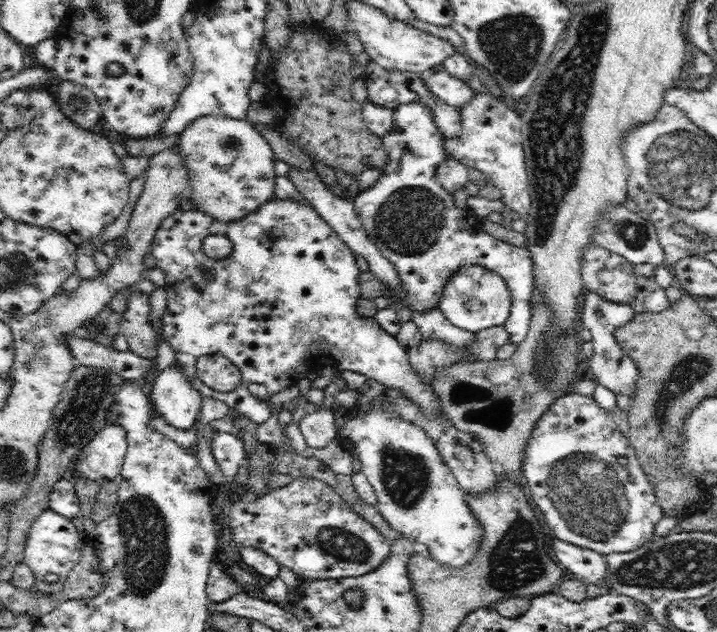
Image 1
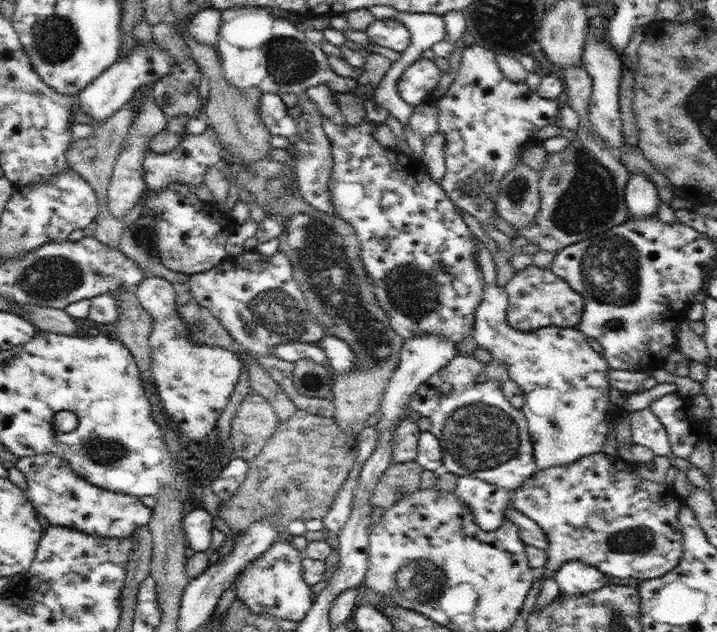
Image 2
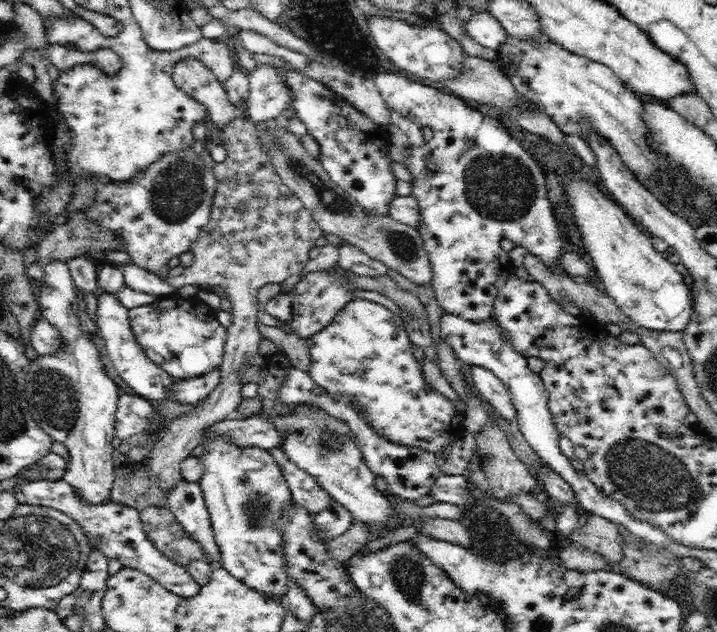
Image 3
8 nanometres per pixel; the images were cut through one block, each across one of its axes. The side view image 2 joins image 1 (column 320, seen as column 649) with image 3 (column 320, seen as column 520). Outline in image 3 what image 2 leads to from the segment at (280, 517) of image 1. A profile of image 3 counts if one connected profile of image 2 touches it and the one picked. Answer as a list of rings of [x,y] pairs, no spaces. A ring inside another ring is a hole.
[[[280,447],[268,451],[272,453],[272,457],[276,459],[281,468],[285,482],[290,487],[293,502],[306,508],[312,515],[322,512],[322,509],[326,508],[332,499],[330,494],[318,484],[313,476],[294,465],[294,462],[286,456]]]

